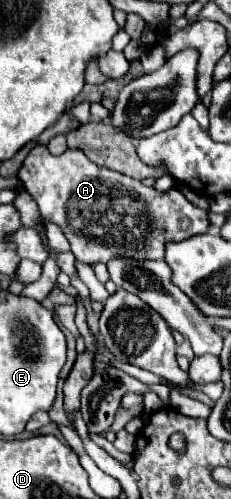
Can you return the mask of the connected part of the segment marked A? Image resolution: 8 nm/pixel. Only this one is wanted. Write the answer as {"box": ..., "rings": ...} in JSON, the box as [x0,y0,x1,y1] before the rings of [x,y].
{"box":[19,145,187,265],"rings":[[[45,145],[33,147],[19,169],[19,183],[39,205],[39,225],[59,225],[71,243],[71,253],[85,265],[109,263],[115,257],[163,259],[167,229],[161,215],[177,197],[187,203],[179,189],[159,193],[133,177],[91,163],[81,149],[67,149],[55,157]]]}

